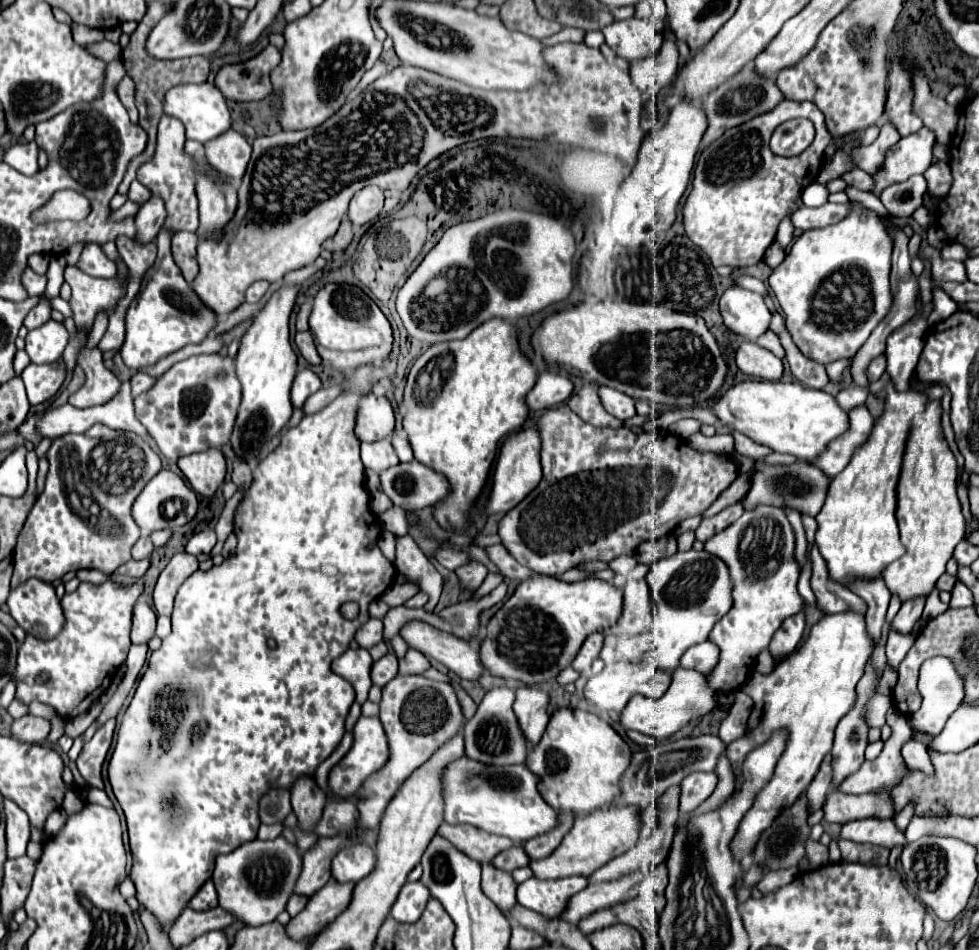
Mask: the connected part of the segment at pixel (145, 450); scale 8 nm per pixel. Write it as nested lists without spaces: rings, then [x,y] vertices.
[[[100,423],[92,425],[88,431],[80,435],[58,437],[46,455],[50,461],[46,487],[36,499],[18,535],[18,543],[14,549],[12,587],[30,577],[38,577],[42,581],[52,583],[64,577],[66,573],[78,569],[98,569],[104,573],[114,573],[122,563],[130,559],[130,549],[140,537],[140,529],[130,515],[132,501],[162,467],[160,457],[150,449],[146,441],[142,441],[142,437],[134,433],[114,431]]]

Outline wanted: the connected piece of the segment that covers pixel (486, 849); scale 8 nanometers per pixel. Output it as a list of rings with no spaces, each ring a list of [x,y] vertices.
[[[442,823],[438,833],[442,837],[450,839],[468,857],[472,857],[476,861],[482,861],[482,863],[492,861],[504,849],[510,849],[510,847],[516,845],[508,837],[486,833],[484,829],[478,829],[478,827],[472,827],[472,825],[448,825],[448,823]]]

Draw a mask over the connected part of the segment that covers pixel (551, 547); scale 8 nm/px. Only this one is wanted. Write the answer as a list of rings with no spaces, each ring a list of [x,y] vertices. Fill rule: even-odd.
[[[566,403],[546,409],[538,417],[536,427],[542,441],[542,481],[502,517],[498,535],[502,535],[502,545],[520,565],[542,575],[564,573],[582,561],[610,563],[624,553],[634,553],[640,543],[674,533],[686,517],[702,515],[738,477],[736,463],[730,455],[696,451],[672,433],[658,437],[646,431],[636,435],[628,427],[594,427],[582,421]]]

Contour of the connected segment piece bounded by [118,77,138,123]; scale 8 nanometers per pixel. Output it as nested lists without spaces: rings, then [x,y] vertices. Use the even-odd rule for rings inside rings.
[[[124,77],[120,81],[120,85],[118,85],[118,97],[126,105],[130,121],[138,123],[138,109],[136,109],[136,103],[134,103],[134,81],[130,77]]]

